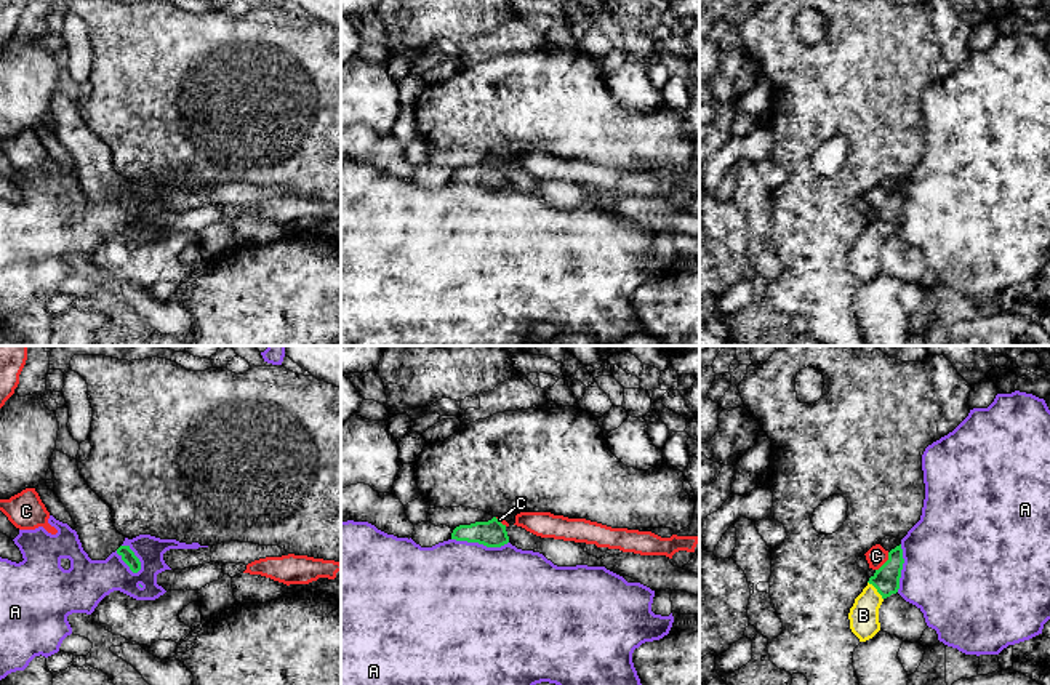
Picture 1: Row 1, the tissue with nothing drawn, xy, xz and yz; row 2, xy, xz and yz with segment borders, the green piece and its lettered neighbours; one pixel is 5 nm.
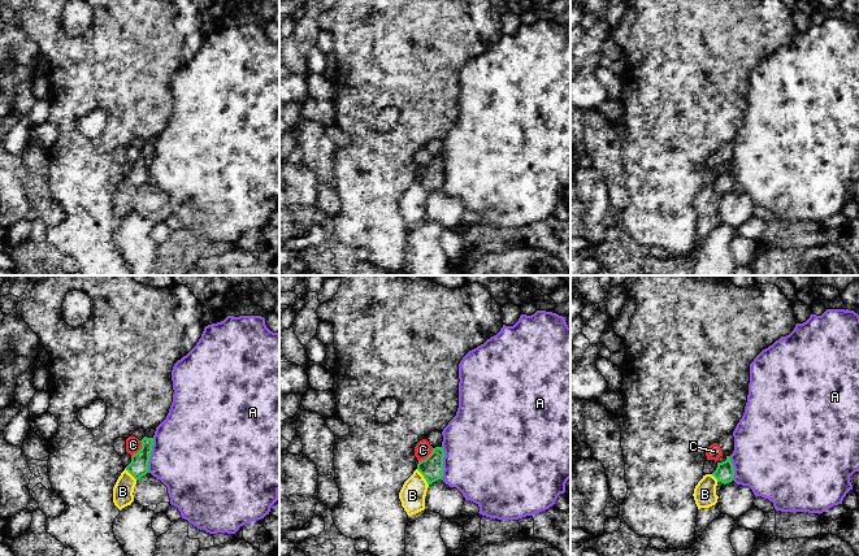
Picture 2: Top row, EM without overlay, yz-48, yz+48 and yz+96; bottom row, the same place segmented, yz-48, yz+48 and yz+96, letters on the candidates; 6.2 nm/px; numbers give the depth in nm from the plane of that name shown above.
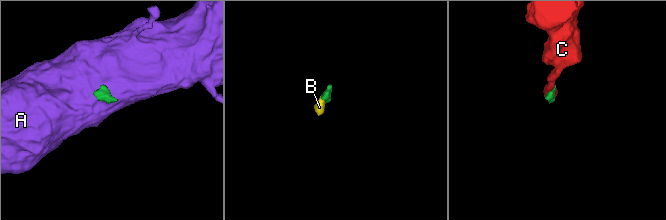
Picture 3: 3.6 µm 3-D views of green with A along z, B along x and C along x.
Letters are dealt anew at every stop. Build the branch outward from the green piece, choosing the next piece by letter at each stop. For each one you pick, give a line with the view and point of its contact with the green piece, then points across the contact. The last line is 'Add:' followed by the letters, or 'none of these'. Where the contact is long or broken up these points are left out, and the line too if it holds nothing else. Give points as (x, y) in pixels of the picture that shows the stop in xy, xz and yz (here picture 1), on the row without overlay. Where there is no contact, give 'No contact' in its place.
B: Touches green at yz (877, 232)
Add: B

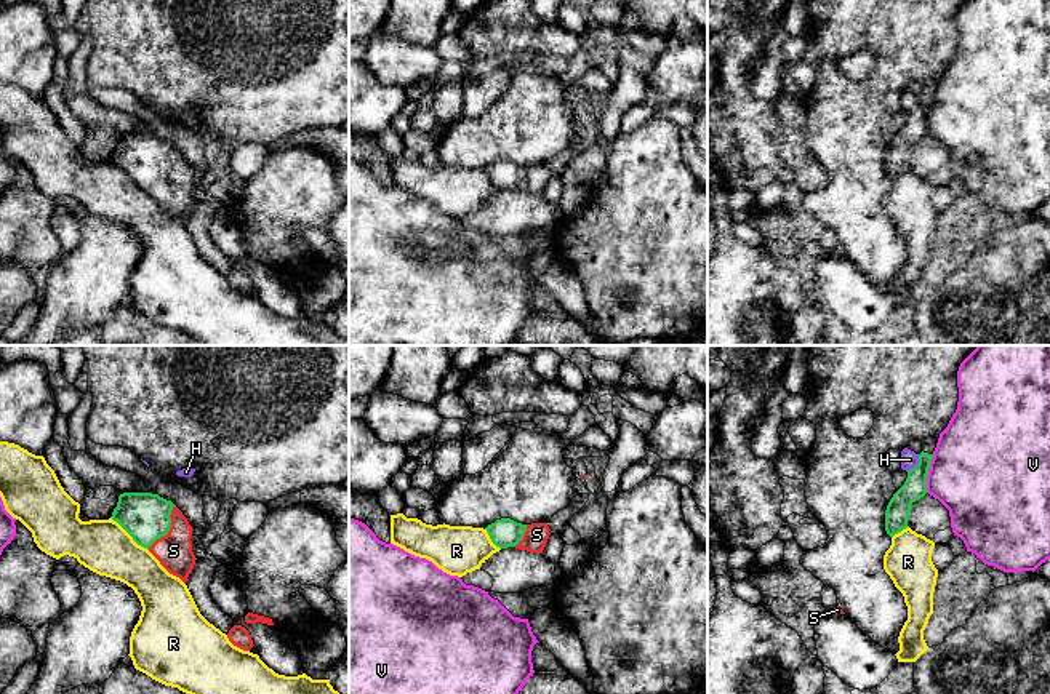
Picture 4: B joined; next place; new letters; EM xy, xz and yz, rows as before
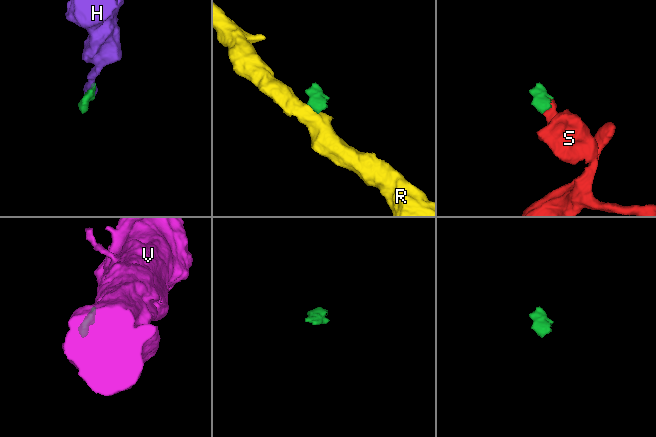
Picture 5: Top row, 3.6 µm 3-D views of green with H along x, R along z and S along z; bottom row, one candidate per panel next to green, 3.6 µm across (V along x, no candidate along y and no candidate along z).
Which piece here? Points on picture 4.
S: Touches green at xy (168, 171)
Add: S

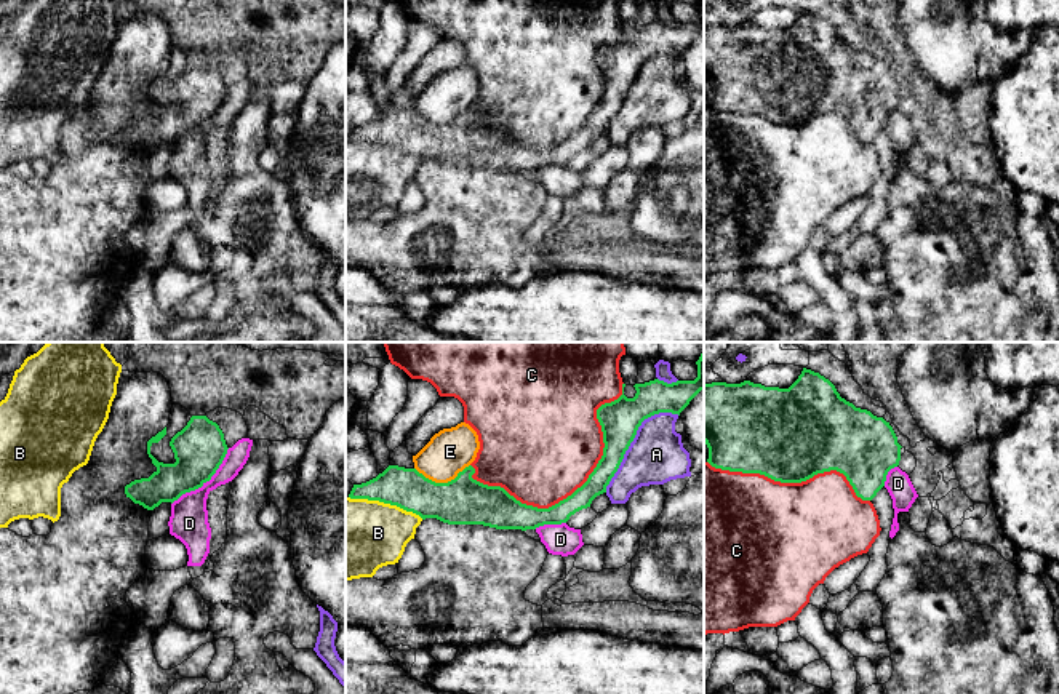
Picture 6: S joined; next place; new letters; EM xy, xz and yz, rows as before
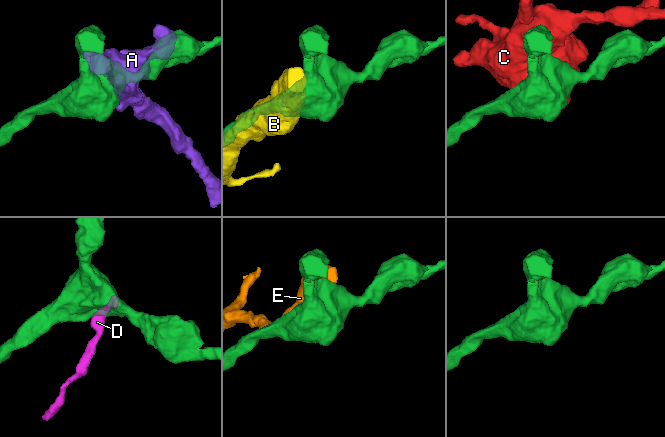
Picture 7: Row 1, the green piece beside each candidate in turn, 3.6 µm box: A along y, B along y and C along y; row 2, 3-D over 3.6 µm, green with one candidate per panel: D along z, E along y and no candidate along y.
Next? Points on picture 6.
Add: none of these

